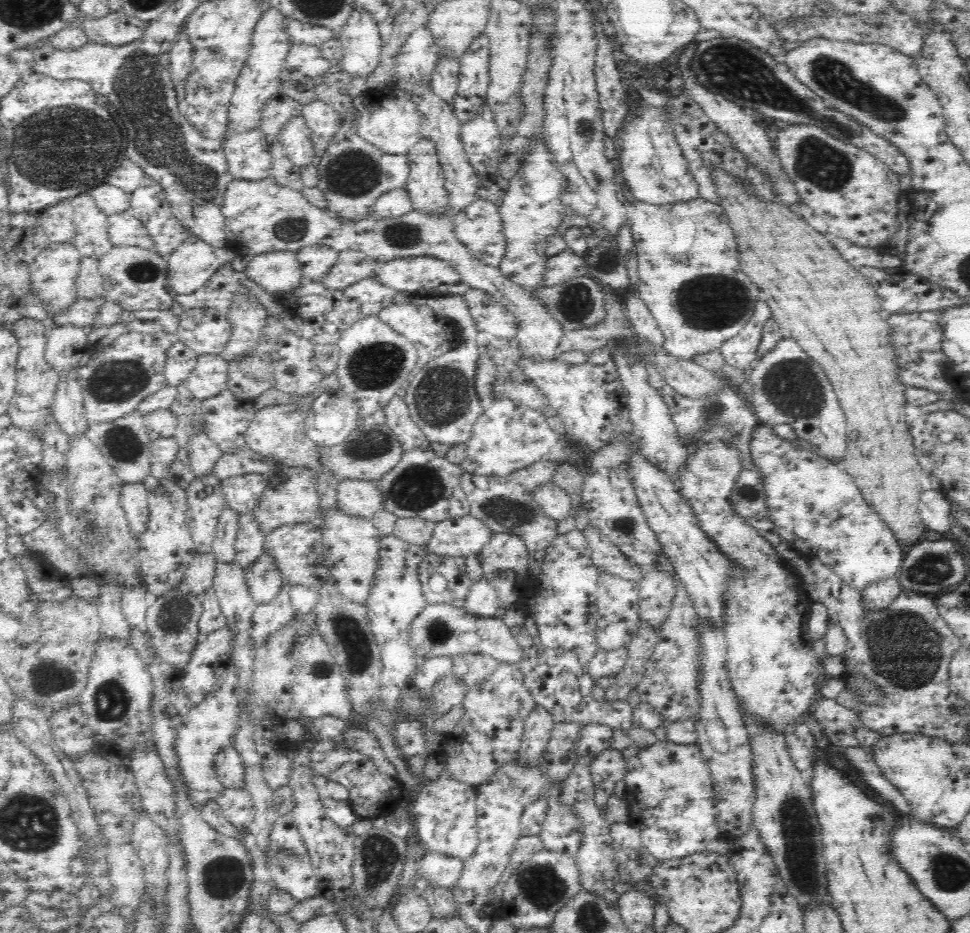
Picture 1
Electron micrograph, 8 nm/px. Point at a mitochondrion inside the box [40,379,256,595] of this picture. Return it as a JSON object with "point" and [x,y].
{"point":[123,443]}

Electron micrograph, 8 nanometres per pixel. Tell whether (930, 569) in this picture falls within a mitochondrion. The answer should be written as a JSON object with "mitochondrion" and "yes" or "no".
{"mitochondrion":"yes"}

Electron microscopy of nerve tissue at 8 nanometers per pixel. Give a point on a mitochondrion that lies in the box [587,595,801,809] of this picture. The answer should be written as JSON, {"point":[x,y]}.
{"point":[671,757]}

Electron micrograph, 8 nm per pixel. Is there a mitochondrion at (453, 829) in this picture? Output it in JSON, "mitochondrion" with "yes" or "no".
{"mitochondrion":"no"}

